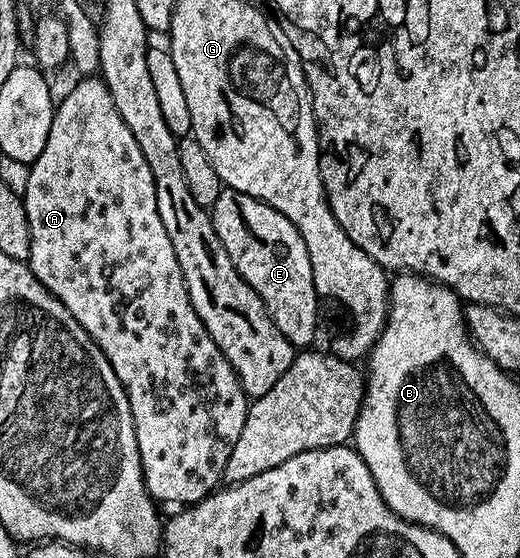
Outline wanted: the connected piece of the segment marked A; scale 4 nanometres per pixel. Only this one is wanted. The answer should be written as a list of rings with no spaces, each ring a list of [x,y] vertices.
[[[93,74],[86,75],[62,100],[60,97],[59,103],[53,109],[47,146],[43,146],[43,154],[39,154],[37,161],[29,165],[27,190],[23,199],[27,226],[31,230],[31,254],[27,261],[29,269],[50,294],[59,298],[59,302],[63,302],[67,310],[71,310],[75,322],[79,322],[79,326],[83,326],[87,334],[91,334],[91,338],[103,350],[107,362],[111,362],[111,370],[115,370],[127,394],[127,402],[131,406],[145,488],[154,501],[162,505],[163,503],[177,504],[173,506],[198,504],[222,483],[227,458],[231,458],[231,446],[235,446],[239,433],[243,431],[243,422],[247,418],[250,401],[245,391],[241,389],[235,370],[227,362],[219,346],[215,346],[211,334],[207,334],[207,326],[203,326],[199,314],[195,314],[195,306],[191,306],[183,270],[179,266],[179,258],[175,258],[175,246],[171,246],[171,238],[167,238],[167,226],[163,226],[163,218],[159,218],[159,202],[155,198],[155,178],[151,174],[151,166],[147,166],[147,158],[143,158],[143,150],[139,150],[139,142],[135,142],[135,134],[127,130],[127,122],[123,122],[119,110],[115,110],[111,90],[107,90],[104,80]]]

